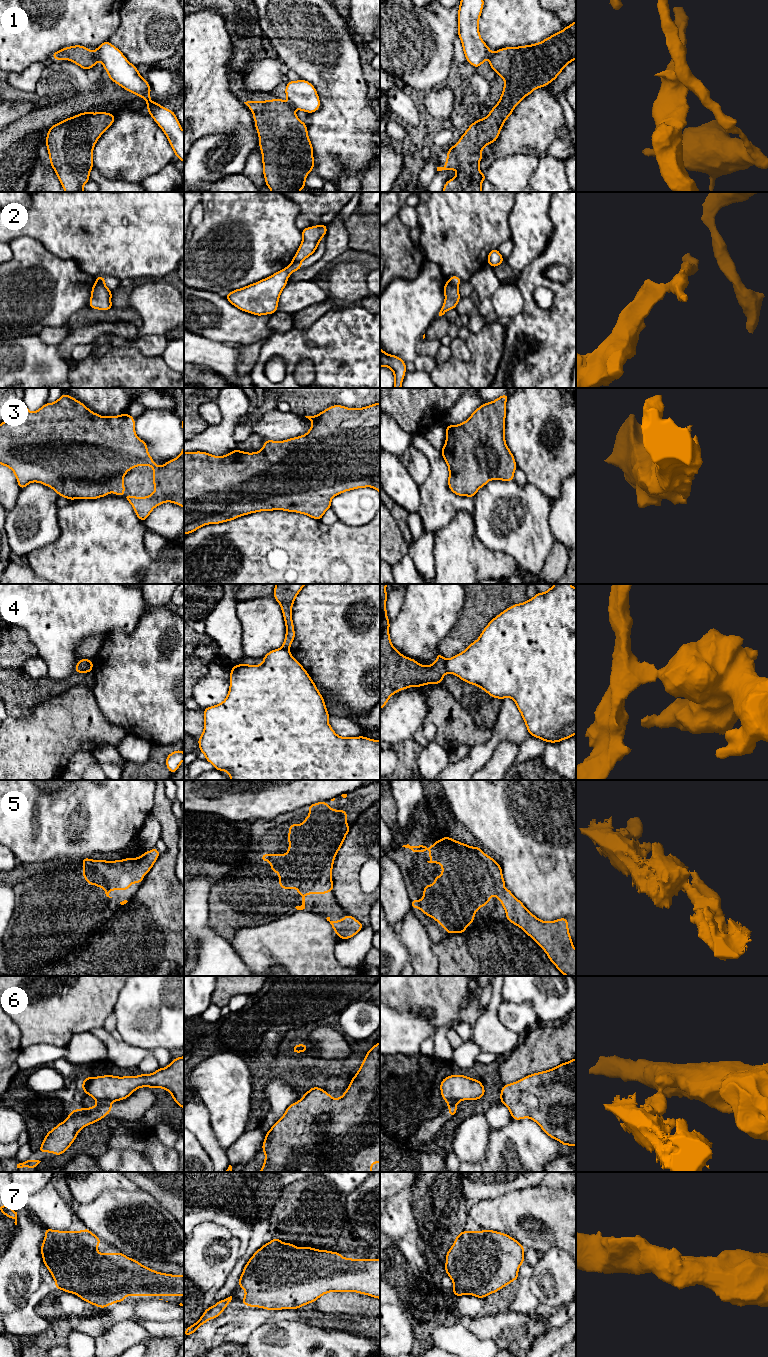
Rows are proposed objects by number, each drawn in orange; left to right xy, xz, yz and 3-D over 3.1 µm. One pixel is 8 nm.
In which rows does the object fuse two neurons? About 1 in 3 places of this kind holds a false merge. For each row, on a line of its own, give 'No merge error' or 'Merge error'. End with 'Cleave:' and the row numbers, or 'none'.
1: Merge error
2: Merge error
3: No merge error
4: Merge error
5: No merge error
6: Merge error
7: No merge error
Cleave: 1, 2, 4, 6

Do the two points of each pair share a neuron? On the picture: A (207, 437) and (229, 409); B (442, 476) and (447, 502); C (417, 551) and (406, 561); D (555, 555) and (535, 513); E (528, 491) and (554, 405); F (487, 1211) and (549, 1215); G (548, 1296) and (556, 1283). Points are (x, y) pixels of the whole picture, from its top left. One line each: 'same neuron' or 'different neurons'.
A: same neuron
B: same neuron
C: different neurons
D: different neurons
E: different neurons
F: same neuron
G: same neuron

